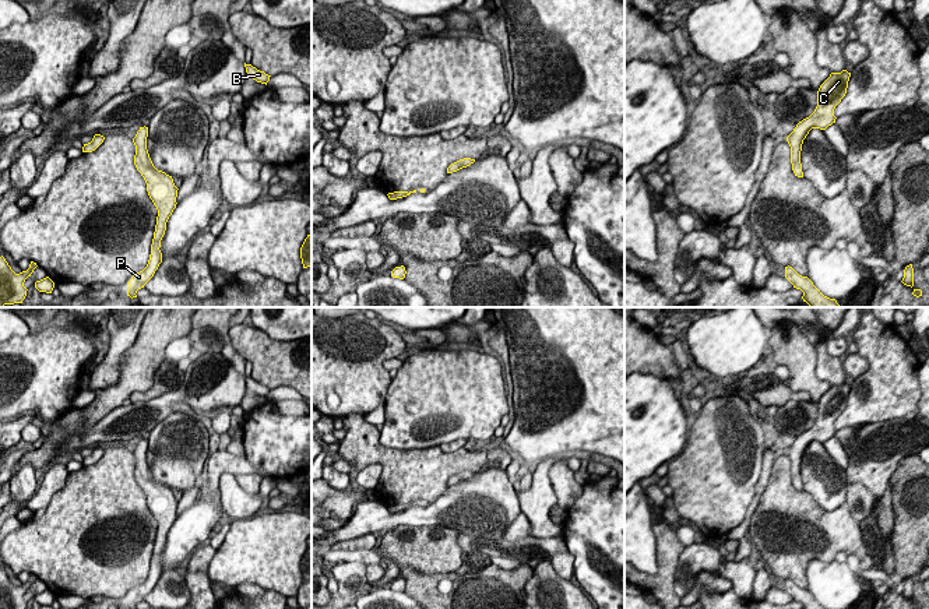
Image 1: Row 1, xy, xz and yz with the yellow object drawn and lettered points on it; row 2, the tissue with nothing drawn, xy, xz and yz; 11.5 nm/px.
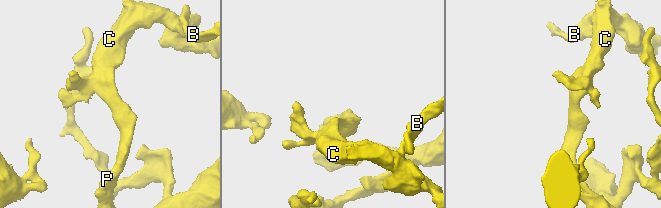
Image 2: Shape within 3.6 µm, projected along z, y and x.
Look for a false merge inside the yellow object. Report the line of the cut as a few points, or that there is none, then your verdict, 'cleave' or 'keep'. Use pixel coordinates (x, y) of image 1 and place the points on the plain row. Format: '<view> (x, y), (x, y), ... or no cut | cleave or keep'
xy (140, 481), (157, 483) | cleave

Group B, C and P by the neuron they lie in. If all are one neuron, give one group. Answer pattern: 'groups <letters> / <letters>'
groups B C / P

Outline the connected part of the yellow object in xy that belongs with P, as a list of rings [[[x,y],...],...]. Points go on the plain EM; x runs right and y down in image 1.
[[[141,480],[141,489],[147,496],[149,511],[158,522],[158,529],[148,577],[127,595],[127,609],[137,609],[137,603],[144,601],[162,575],[161,553],[166,543],[166,535],[177,517],[176,510],[179,501],[175,499],[172,489],[162,483],[152,483],[151,480]]]

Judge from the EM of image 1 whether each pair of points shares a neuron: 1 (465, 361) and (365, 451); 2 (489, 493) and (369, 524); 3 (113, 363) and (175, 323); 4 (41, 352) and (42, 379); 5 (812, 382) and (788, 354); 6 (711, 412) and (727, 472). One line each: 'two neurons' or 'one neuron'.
1: two neurons
2: one neuron
3: two neurons
4: one neuron
5: one neuron
6: one neuron

